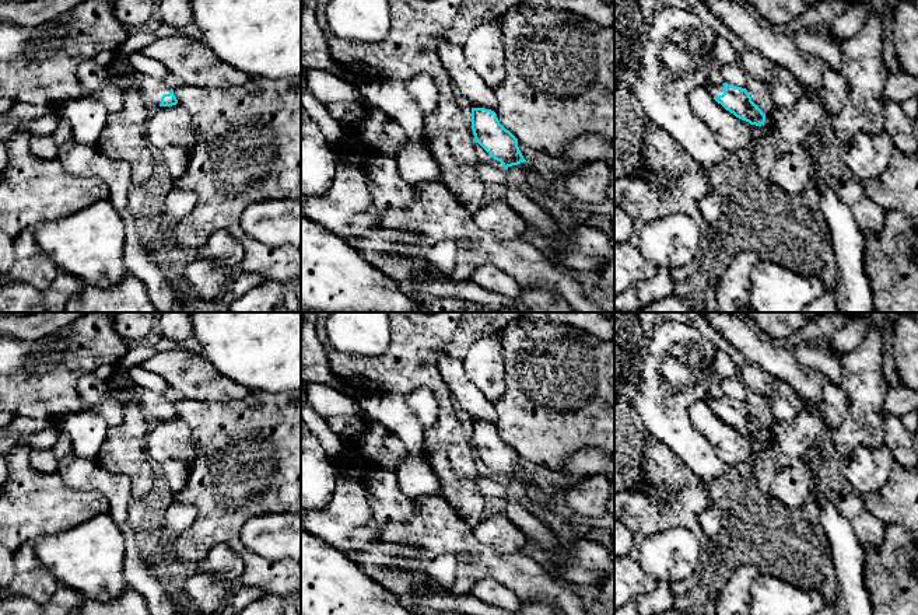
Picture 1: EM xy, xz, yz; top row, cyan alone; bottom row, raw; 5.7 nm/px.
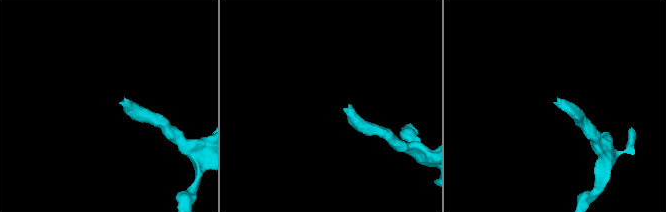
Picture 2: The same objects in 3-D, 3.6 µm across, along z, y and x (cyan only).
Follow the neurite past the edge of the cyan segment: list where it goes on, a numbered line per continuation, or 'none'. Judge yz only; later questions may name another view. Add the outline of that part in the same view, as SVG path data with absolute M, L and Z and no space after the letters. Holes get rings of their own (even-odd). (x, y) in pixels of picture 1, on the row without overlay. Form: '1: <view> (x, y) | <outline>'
1: yz (714, 404) | M708 396L705 399L705 402L708 403L708 406L715 410L715 409L722 409L723 408L723 398L712 398L712 396Z

